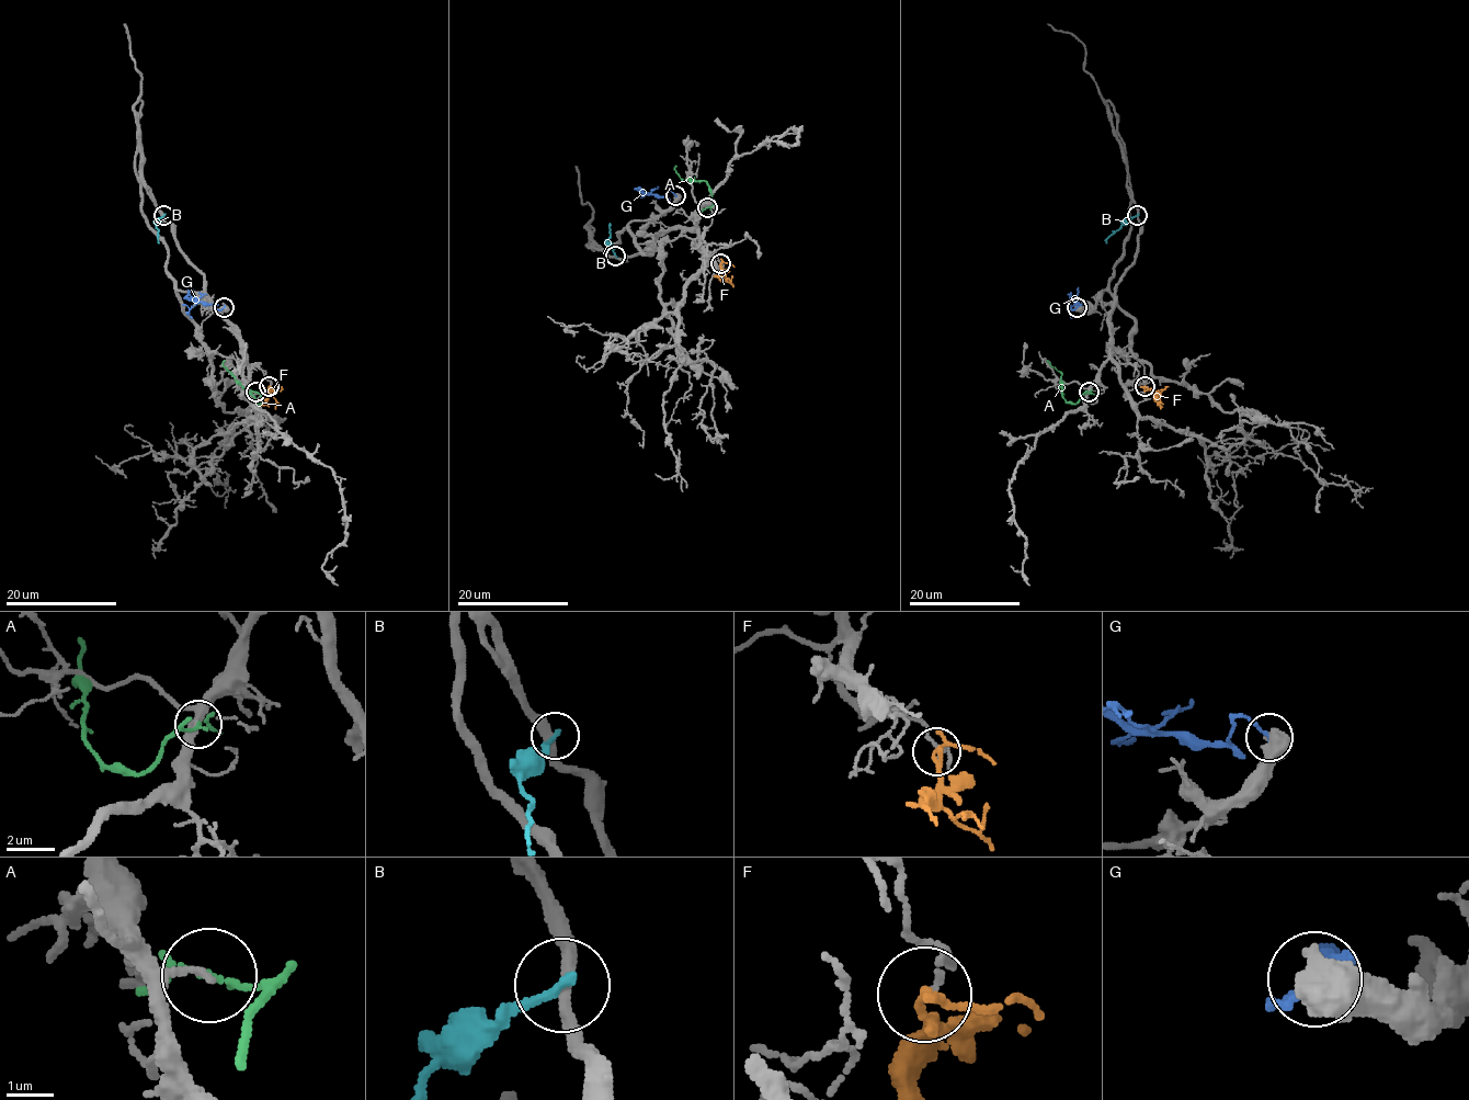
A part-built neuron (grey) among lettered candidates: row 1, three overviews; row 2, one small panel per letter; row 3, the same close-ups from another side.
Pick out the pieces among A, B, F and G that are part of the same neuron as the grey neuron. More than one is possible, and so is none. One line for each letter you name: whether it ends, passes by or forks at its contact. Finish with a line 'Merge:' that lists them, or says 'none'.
Merge: none

